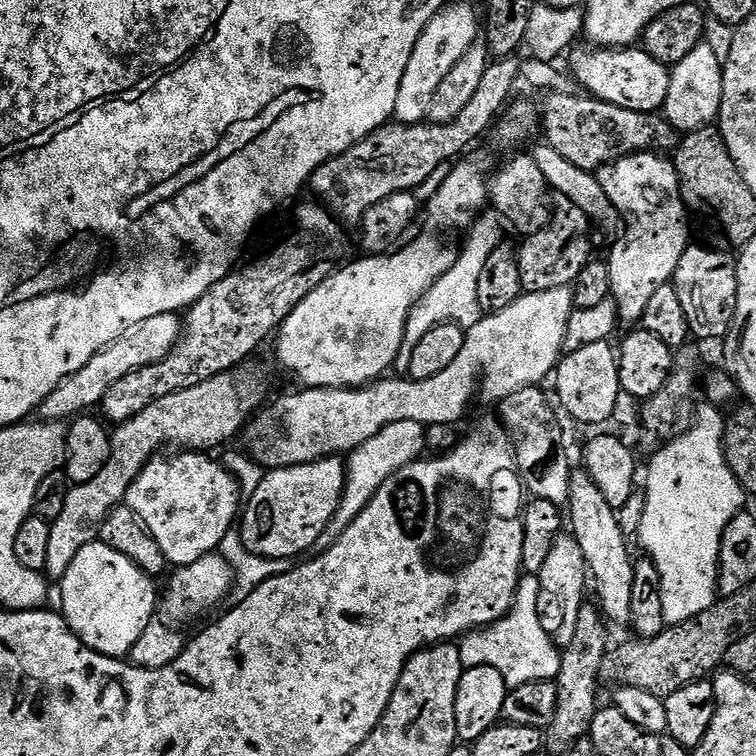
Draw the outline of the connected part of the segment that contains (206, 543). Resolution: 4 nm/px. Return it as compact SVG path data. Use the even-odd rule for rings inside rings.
M187 450L181 451L176 456L164 456L168 454L157 454L152 457L152 460L138 474L138 478L134 478L134 482L128 488L128 499L126 507L134 510L134 514L138 514L138 518L142 518L142 522L150 530L150 534L154 534L154 539L158 542L158 546L162 546L162 554L166 554L169 565L183 566L190 562L198 562L198 558L215 553L219 549L220 543L226 538L226 534L233 531L234 525L238 520L238 513L242 508L242 496L240 500L240 488L236 485L236 480L223 468L220 464L215 464L208 454L193 454Z

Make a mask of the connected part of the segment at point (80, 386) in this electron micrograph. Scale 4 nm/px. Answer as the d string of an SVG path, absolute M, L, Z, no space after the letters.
M175 312L170 314L154 314L154 318L146 318L138 322L138 326L130 326L122 338L114 338L110 346L106 346L82 370L67 376L52 393L43 400L38 409L41 421L71 421L77 414L87 413L92 407L103 405L106 394L114 382L122 382L126 374L141 372L146 366L154 366L154 362L162 362L171 354L172 347L180 340L182 320Z

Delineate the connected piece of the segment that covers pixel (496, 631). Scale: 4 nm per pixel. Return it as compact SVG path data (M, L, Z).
M523 575L507 615L484 628L472 629L459 639L459 657L464 668L486 665L498 669L510 690L524 686L526 682L555 681L561 670L562 654L540 624L541 603L542 593L537 576Z

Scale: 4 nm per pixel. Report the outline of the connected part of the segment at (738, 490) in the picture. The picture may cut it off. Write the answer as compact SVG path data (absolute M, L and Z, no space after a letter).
M704 406L700 412L700 421L693 428L685 427L683 431L672 437L671 440L661 443L659 447L651 453L652 461L648 464L648 481L643 481L642 492L644 488L644 509L640 512L640 544L645 548L647 559L654 562L654 566L658 570L658 574L662 578L662 606L664 612L668 616L668 624L681 624L690 618L694 618L698 614L702 614L706 610L710 610L710 606L715 604L718 599L718 589L716 579L720 573L720 543L722 542L722 534L726 530L726 526L737 516L745 507L746 494L742 490L742 486L738 482L738 478L734 478L734 474L730 474L730 466L726 466L726 458L724 457L724 422L725 417L715 407Z

